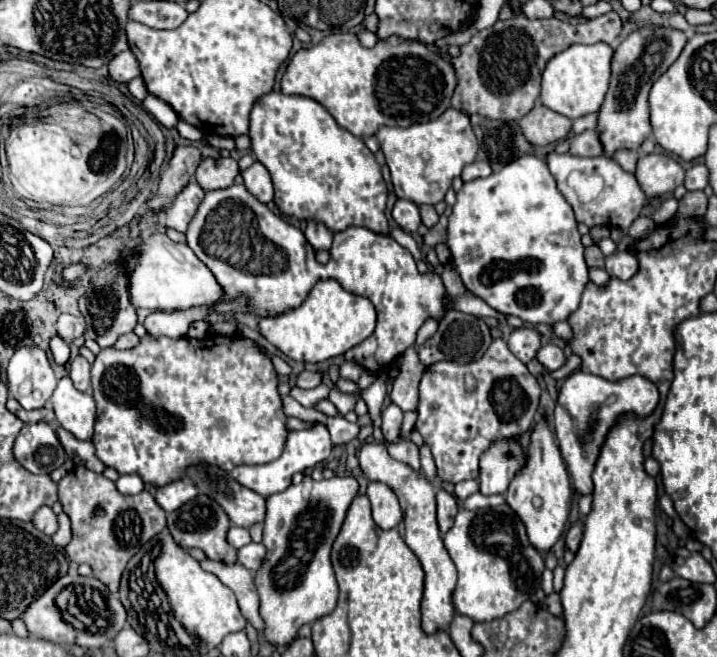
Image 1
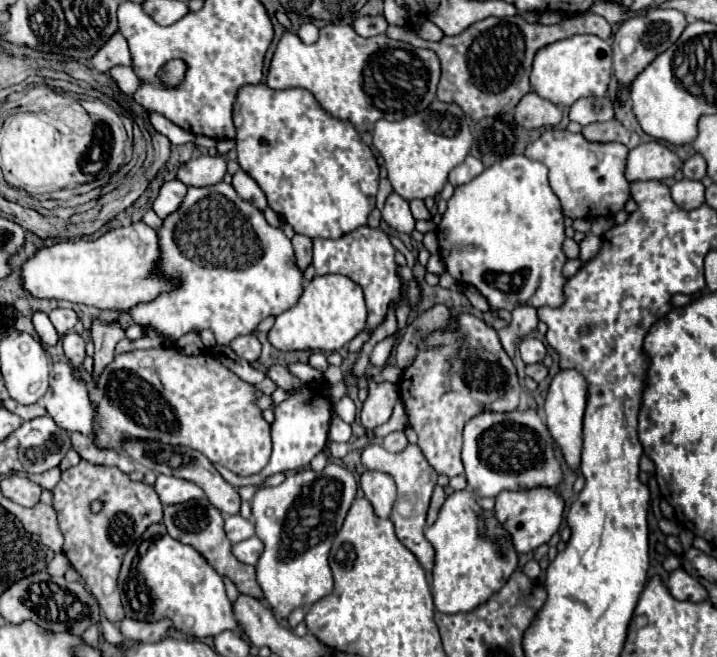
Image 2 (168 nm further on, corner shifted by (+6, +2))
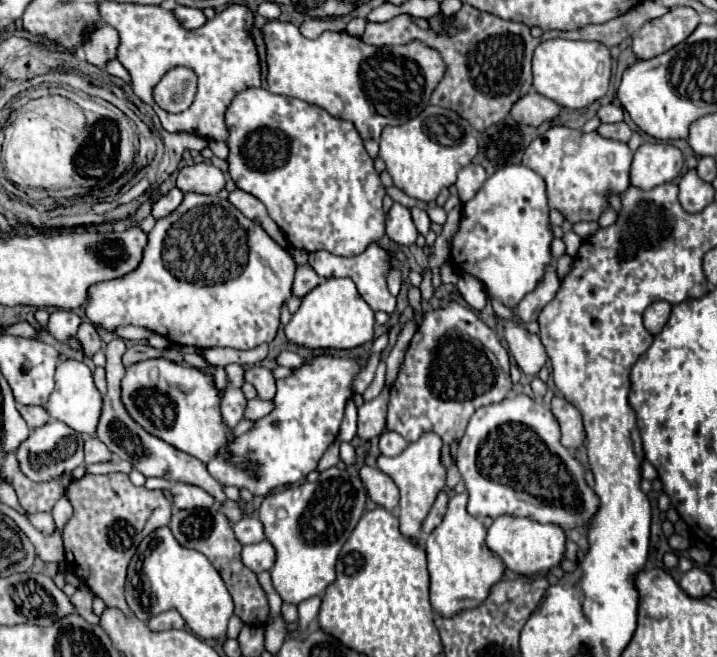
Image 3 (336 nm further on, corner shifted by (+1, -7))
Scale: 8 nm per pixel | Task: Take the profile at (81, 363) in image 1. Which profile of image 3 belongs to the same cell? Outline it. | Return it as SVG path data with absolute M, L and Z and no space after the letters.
M83 322L77 332L77 342L85 356L93 356L101 348L101 338L91 322Z

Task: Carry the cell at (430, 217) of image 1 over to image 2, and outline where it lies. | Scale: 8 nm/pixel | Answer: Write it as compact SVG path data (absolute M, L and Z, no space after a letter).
M420 199L410 201L410 211L412 211L414 219L430 219L430 213L428 213L424 201L420 201Z

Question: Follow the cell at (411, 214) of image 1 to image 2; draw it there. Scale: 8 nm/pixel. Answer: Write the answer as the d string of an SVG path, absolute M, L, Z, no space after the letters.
M392 193L388 199L386 199L386 205L382 209L382 219L396 231L400 233L412 233L414 231L414 217L410 213L410 207L408 207L408 201L402 199L400 195Z

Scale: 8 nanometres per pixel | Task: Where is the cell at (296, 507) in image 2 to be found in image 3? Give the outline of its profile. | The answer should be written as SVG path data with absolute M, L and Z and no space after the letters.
M335 466L321 472L317 482L289 486L283 492L265 496L259 508L259 520L265 528L265 538L277 552L271 582L285 604L297 606L307 598L323 596L327 586L335 582L339 550L357 526L365 500L367 492L361 478Z

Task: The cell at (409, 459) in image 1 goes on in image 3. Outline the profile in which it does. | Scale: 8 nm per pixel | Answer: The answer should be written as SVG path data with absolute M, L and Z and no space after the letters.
M387 430L379 438L379 448L381 448L381 454L385 454L385 456L397 456L407 448L407 442L397 432Z

